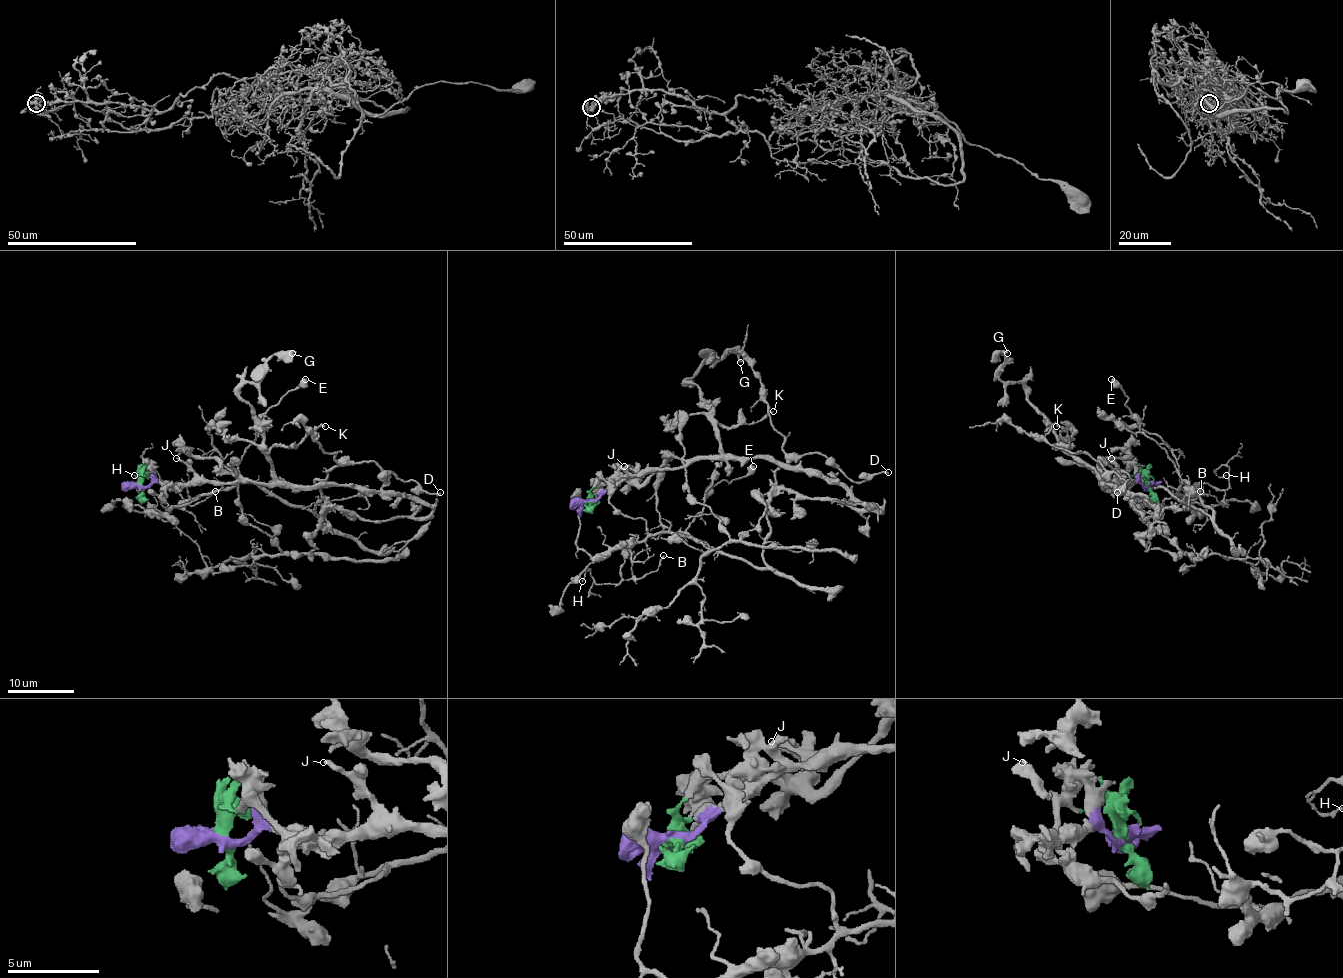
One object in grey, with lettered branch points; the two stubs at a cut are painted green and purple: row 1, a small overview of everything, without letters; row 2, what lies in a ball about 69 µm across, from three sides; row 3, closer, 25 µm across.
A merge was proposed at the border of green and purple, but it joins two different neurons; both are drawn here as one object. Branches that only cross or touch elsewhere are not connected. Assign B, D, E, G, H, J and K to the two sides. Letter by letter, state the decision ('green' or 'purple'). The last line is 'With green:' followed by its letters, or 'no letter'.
B: green
D: green
E: green
G: purple
H: green
J: purple
K: purple
With green: B, D, E, H

